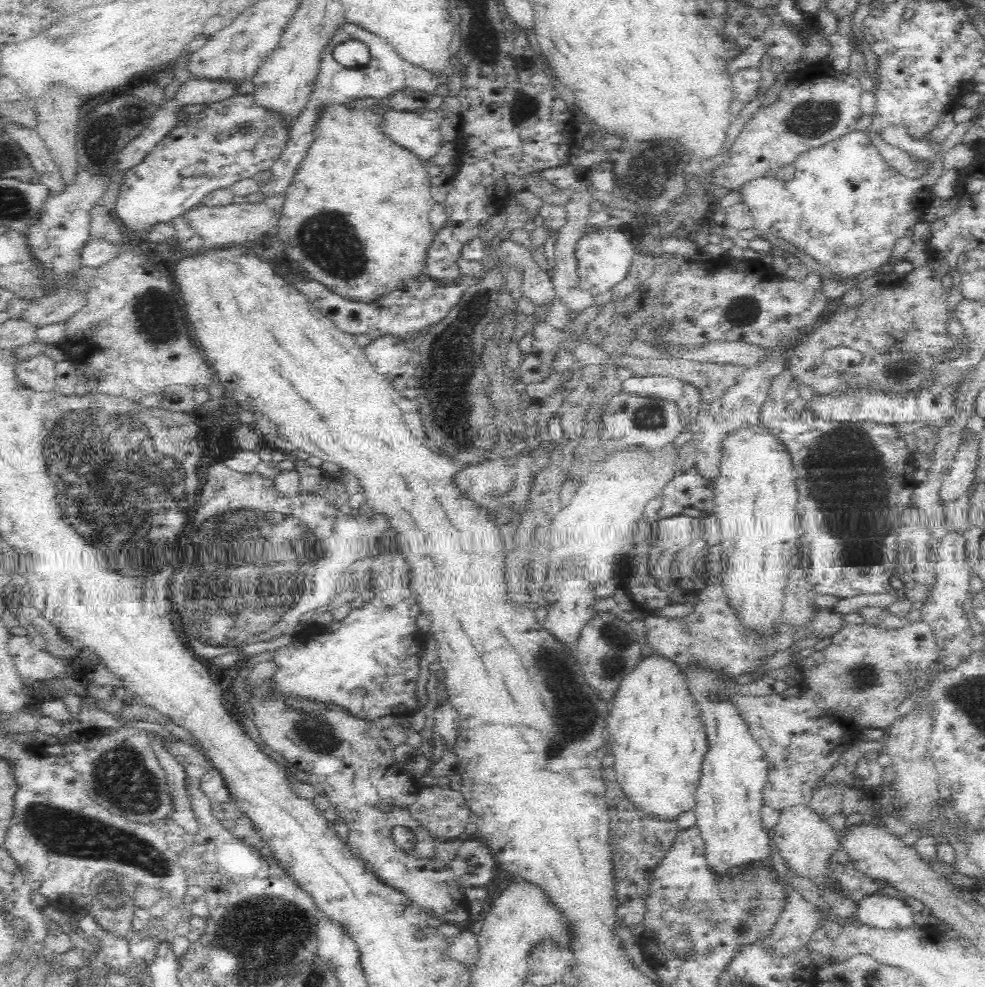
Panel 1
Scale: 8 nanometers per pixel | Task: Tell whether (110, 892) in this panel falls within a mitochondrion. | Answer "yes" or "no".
yes

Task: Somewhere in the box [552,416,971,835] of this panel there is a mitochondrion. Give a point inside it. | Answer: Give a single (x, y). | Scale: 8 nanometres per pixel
(846, 454)

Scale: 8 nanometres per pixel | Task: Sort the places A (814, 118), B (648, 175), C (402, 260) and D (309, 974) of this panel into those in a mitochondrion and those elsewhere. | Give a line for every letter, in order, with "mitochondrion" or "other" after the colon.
A: mitochondrion
B: mitochondrion
C: other
D: mitochondrion

